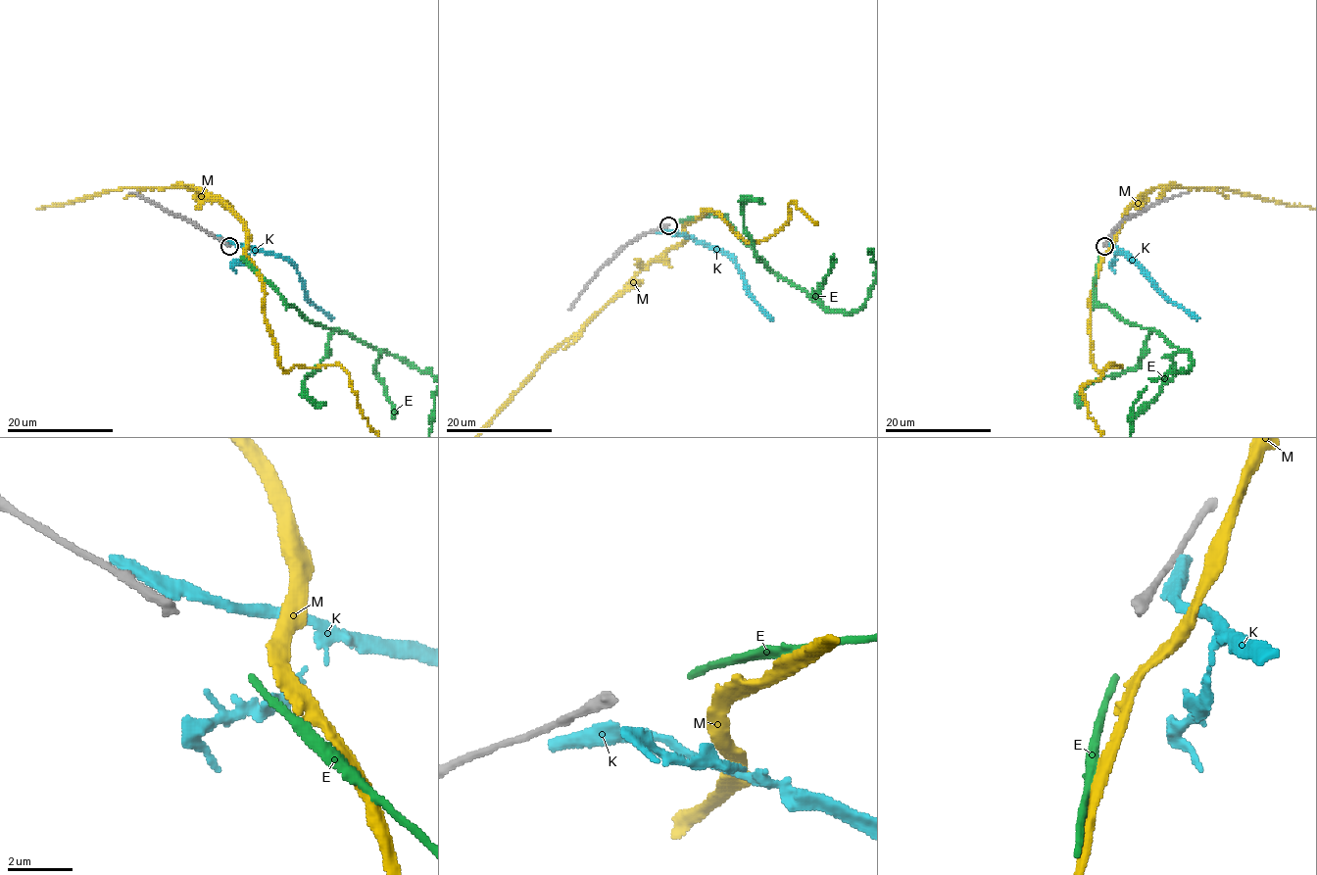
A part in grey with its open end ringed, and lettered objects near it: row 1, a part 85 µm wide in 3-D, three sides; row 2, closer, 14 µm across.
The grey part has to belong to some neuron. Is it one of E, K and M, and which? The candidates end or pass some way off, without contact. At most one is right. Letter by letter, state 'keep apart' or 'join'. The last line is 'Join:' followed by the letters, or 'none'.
E: join
K: keep apart
M: keep apart
Join: E

